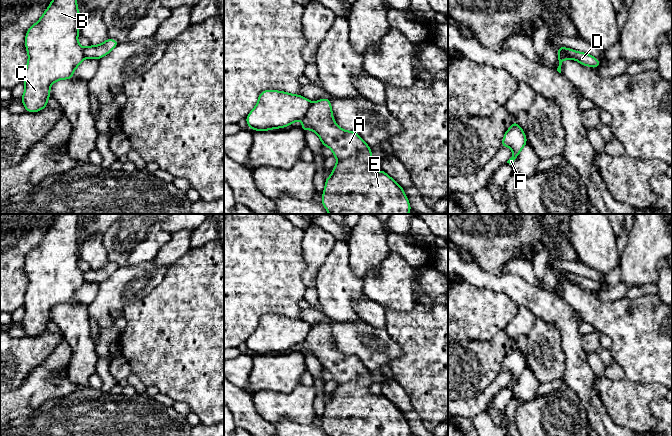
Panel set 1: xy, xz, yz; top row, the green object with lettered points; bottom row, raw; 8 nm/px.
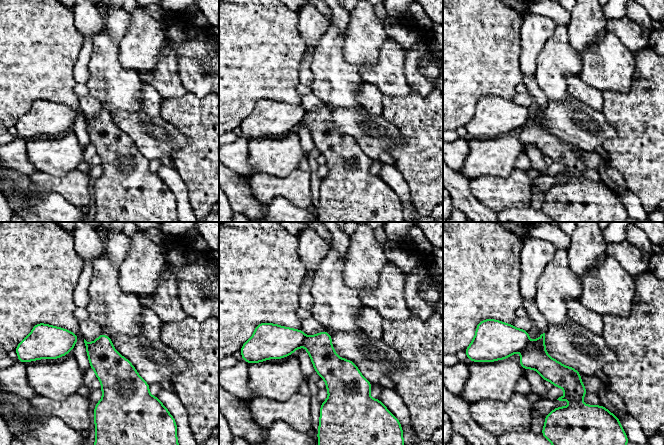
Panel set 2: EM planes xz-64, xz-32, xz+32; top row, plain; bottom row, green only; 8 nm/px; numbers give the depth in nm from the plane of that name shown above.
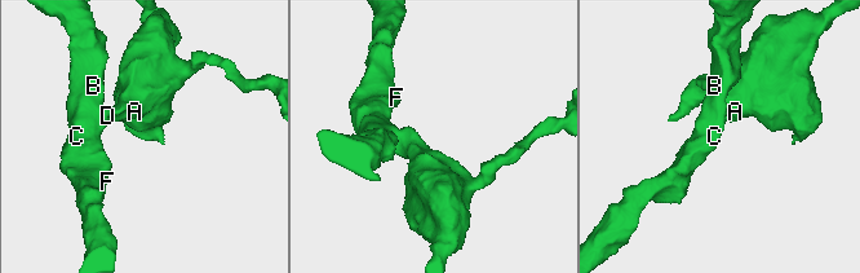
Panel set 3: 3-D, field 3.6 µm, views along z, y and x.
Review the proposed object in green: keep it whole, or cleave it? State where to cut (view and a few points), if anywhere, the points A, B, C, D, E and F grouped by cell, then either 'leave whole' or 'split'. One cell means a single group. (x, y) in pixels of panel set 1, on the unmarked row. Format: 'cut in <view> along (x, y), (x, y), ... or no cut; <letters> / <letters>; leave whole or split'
cut in xz along (312, 326), (307, 337), (302, 342); A D E / B C F; split

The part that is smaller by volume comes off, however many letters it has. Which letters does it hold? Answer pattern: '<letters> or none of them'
A, D, E

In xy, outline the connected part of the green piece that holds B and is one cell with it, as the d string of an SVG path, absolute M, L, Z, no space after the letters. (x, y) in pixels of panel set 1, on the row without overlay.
M55 214L51 228L39 245L26 256L25 271L28 287L25 292L25 314L21 322L26 336L38 336L48 331L50 311L58 304L71 304L75 293L85 283L84 272L78 267L80 236L77 231L78 214Z

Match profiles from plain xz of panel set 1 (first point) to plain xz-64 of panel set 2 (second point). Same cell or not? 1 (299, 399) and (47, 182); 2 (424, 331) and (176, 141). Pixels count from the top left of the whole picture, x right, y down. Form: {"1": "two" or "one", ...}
{"1": "one", "2": "two"}

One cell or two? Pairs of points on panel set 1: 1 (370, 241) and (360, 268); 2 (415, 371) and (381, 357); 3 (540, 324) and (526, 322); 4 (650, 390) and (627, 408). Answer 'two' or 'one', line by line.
1: one
2: two
3: two
4: one

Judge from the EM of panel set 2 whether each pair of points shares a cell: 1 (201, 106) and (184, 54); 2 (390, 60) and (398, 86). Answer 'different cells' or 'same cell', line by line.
1: different cells
2: same cell

